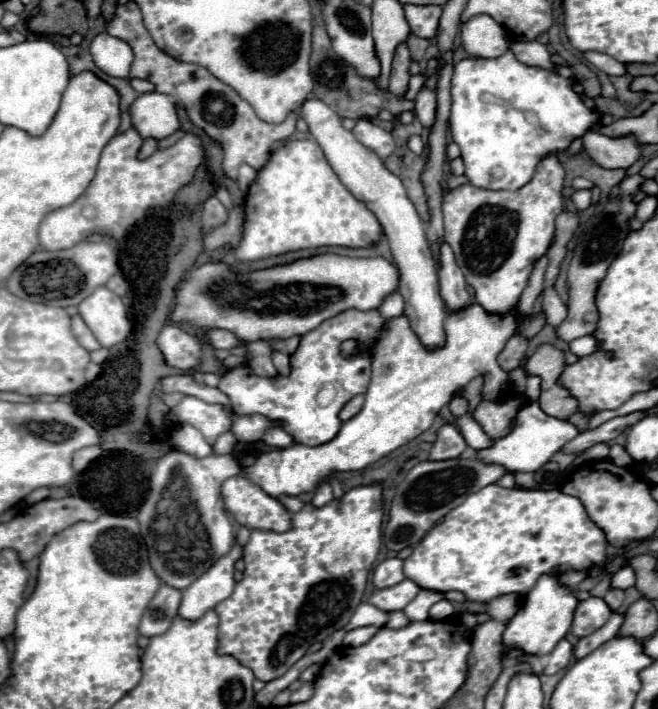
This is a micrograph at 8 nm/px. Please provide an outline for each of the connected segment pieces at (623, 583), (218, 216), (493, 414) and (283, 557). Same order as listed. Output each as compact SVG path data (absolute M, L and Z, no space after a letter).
M627 565L621 567L619 571L615 571L611 577L611 589L629 589L629 587L633 587L633 583L635 583L635 573Z
M211 197L203 207L203 229L209 231L211 227L225 223L225 219L227 219L225 207L219 203L217 197Z
M507 397L503 403L481 401L473 411L473 417L491 439L499 439L509 431L509 423L517 413L519 403L519 397Z
M369 485L369 487L355 487L351 491L347 491L343 495L341 501L331 501L321 509L315 509L313 505L305 505L299 513L293 513L293 527L285 533L273 533L273 531L251 531L249 543L243 547L243 561L245 561L245 571L243 571L243 579L235 585L231 597L227 597L225 601L221 601L215 607L215 613L219 615L219 647L217 653L219 655L231 655L235 657L241 665L247 665L255 677L263 683L269 683L273 679L283 677L305 653L307 649L315 643L315 641L323 641L327 639L333 631L337 631L337 623L339 629L343 629L351 615L353 615L353 607L357 607L361 603L365 585L367 585L367 575L379 555L379 547L381 547L381 521L383 521L383 501L381 501L381 487L379 485Z

